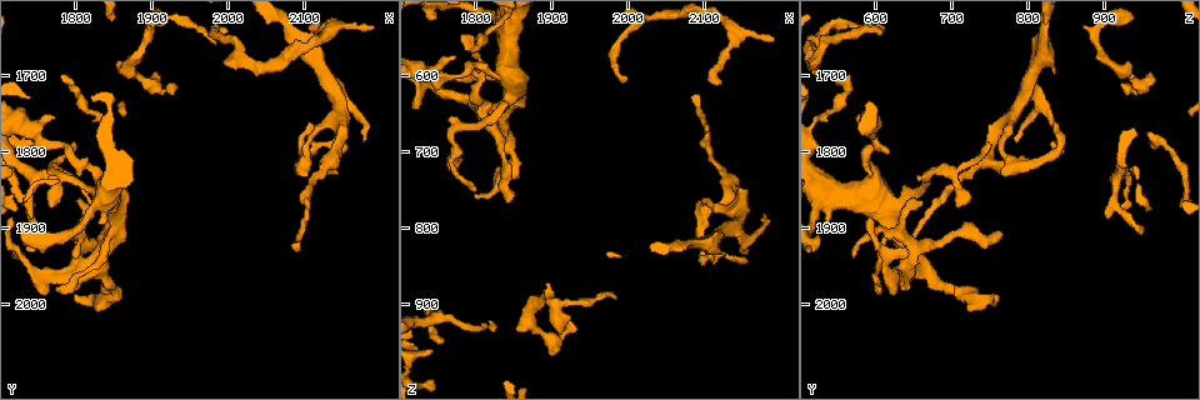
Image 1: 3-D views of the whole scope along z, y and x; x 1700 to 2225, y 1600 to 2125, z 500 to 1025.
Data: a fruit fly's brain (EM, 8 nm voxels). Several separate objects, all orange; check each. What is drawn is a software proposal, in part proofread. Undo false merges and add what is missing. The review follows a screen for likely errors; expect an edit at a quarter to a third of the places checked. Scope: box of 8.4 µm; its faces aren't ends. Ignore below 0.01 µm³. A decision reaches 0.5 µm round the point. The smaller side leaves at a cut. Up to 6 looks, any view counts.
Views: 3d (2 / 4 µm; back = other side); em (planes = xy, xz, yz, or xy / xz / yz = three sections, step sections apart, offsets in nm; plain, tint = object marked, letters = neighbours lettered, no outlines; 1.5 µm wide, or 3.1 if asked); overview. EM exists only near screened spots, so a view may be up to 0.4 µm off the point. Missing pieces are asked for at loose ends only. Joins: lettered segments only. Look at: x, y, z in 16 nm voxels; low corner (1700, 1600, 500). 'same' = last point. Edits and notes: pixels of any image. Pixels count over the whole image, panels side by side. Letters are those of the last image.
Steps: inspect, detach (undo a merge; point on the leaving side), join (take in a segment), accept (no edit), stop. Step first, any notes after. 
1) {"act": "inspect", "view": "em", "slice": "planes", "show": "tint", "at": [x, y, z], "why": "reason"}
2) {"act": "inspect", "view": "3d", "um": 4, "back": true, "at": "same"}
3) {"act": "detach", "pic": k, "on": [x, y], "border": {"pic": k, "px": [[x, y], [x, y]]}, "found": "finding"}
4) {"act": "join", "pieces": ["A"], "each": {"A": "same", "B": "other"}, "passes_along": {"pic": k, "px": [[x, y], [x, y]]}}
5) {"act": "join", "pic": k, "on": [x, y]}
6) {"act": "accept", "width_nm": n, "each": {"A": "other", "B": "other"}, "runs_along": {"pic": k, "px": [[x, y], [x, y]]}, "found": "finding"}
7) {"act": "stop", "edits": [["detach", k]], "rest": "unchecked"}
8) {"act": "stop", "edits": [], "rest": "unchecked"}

{"act": "inspect", "view": "em", "slice": "planes", "show": "tint", "at": [1835, 1905, 765], "why": "an open end"}

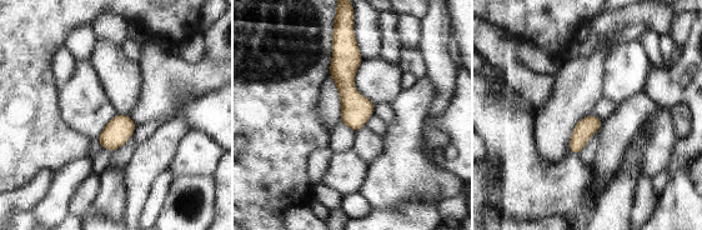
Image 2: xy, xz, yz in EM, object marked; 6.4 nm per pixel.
{"act": "inspect", "view": "em", "slice": "planes", "show": "letters", "at": "same"}

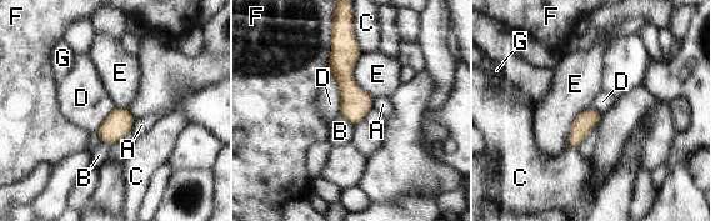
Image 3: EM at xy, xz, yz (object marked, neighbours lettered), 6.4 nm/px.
{"act": "accept", "each": {"A": "other", "B": "other", "C": "other", "D": "other", "E": "other", "F": "other", "G": "other"}, "border": {"pic": 3, "px": [[329, 70], [336, 83], [340, 114]]}, "found": "no lettered segment goes on from it"}

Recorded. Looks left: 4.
{"act": "inspect", "view": "3d", "um": 2, "at": [1755, 1905, 945], "why": "an open end"}

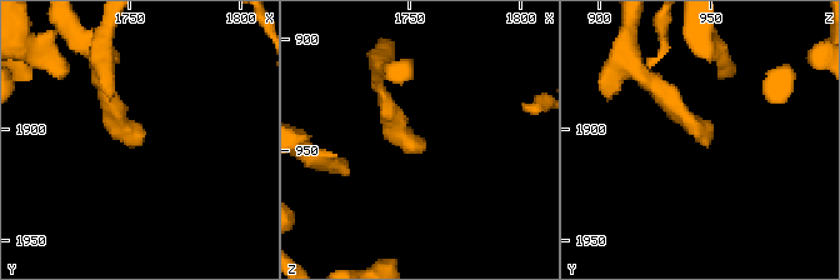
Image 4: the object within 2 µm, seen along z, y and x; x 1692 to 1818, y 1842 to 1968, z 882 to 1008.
{"act": "inspect", "view": "em", "slice": "yz", "step": 4, "show": "tint", "at": [1758, 1902, 949]}

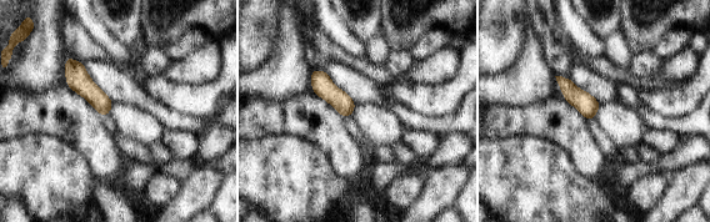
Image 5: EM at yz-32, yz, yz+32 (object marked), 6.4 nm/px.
{"act": "inspect", "view": "em", "slice": "planes", "show": "letters", "at": "same"}

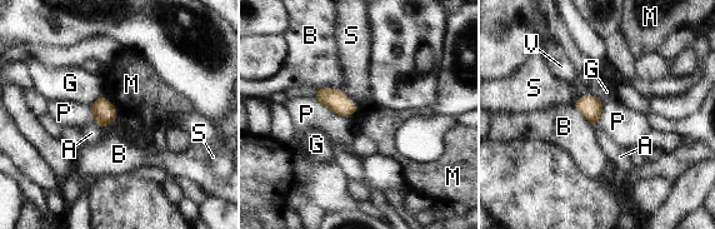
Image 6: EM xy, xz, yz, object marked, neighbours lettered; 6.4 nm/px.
{"act": "accept", "longest_contact_nm": ["P", 280], "each": {"A": "other", "B": "other", "G": "other", "M": "other", "P": "other", "S": "other", "V": "other"}, "border": {"pic": 6, "px": [[104, 95], [118, 110]]}, "found": "none of them fits"}

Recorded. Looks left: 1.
{"act": "stop", "edits": [], "rest": "unchecked"}

